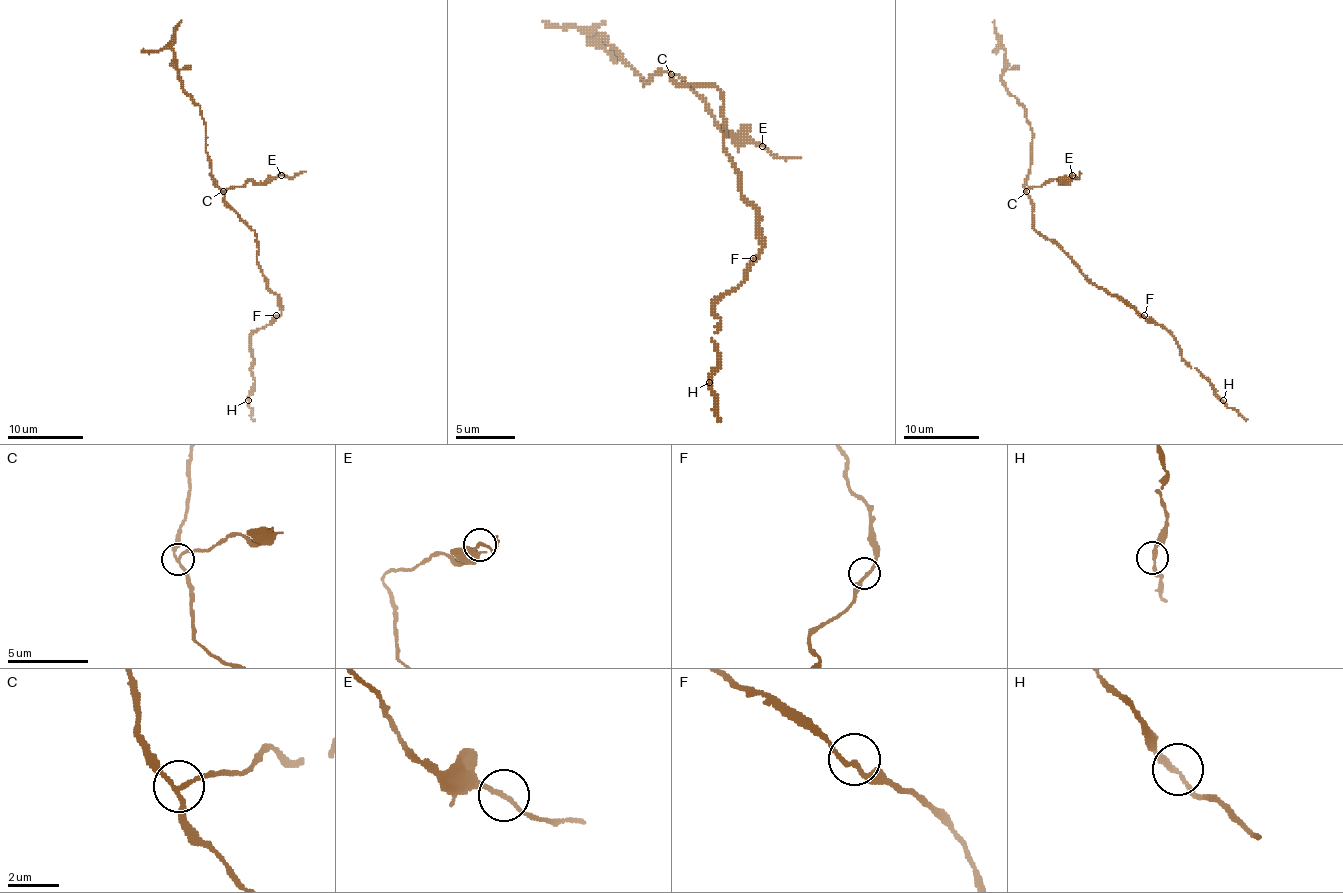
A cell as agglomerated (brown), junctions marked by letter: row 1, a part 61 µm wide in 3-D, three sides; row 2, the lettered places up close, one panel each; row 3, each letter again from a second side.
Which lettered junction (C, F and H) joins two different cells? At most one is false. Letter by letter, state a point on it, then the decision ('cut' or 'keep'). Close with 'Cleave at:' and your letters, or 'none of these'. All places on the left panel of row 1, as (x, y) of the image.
C: (223, 191) | cut
F: (276, 315) | keep
H: (248, 400) | keep
Cleave at: C

